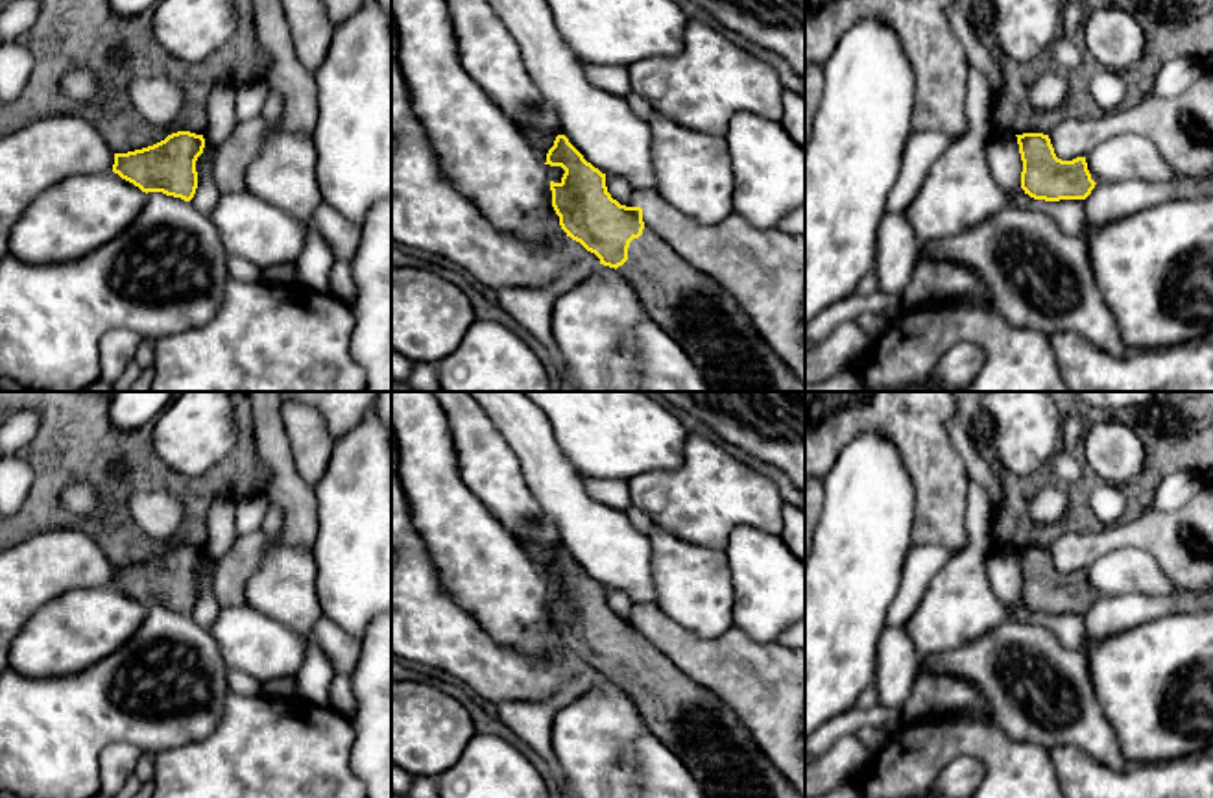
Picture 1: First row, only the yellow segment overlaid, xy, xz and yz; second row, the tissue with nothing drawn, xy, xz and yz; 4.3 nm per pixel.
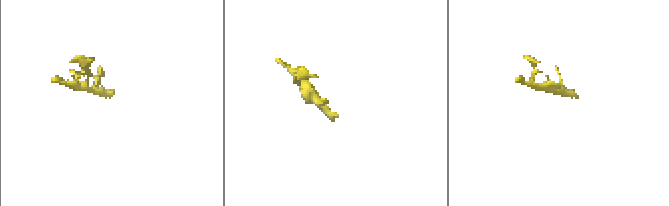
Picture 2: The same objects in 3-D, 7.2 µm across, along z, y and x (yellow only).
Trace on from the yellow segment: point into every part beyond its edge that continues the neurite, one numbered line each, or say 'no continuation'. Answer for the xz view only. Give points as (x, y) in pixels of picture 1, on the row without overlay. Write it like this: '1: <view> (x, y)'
1: xz (719, 750)

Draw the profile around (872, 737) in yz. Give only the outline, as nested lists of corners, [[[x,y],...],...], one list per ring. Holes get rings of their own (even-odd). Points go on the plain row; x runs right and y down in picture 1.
[[[866,724],[862,728],[859,728],[855,732],[855,735],[859,737],[859,741],[871,752],[875,754],[886,741],[886,733],[883,733],[881,730]]]

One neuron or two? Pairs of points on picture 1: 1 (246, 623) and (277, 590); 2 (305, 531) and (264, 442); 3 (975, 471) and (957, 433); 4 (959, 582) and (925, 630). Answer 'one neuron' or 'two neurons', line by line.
1: two neurons
2: one neuron
3: one neuron
4: one neuron

